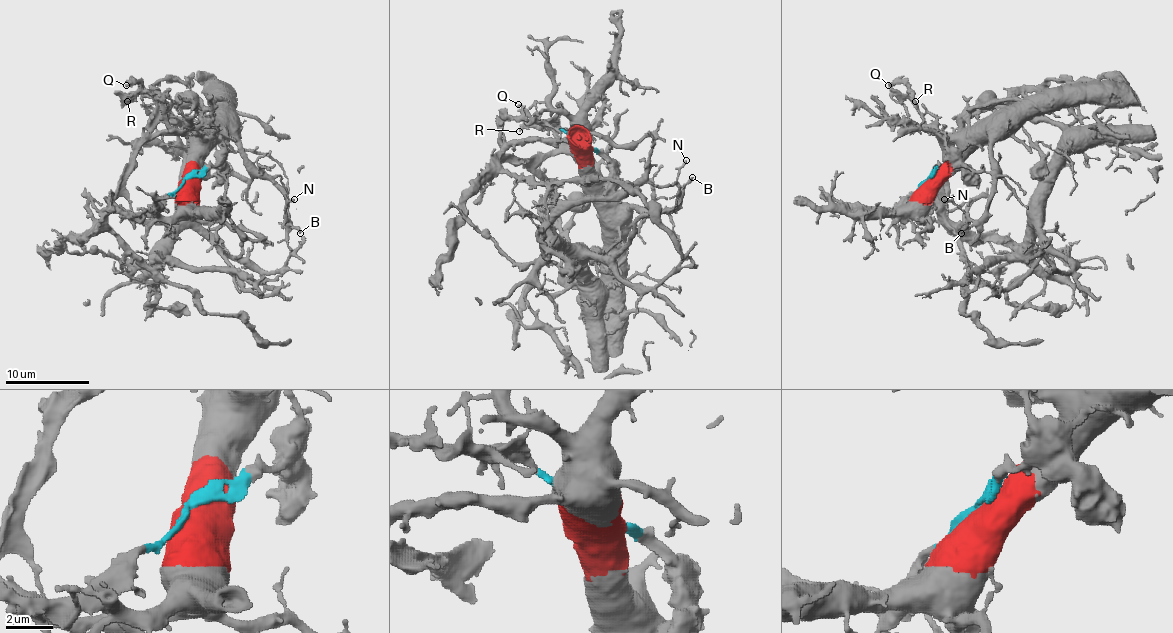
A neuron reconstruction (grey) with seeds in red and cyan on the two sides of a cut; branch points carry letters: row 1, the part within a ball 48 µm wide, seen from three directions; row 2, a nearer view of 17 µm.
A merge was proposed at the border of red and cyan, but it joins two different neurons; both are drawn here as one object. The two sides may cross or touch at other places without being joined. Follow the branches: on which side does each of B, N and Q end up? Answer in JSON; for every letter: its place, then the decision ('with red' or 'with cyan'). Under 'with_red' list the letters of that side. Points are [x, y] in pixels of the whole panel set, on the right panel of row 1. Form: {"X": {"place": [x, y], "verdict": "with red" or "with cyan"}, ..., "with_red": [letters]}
{"B": {"place": [961, 233], "verdict": "with red"}, "N": {"place": [944, 199], "verdict": "with red"}, "Q": {"place": [888, 85], "verdict": "with cyan"}, "with_red": ["B", "N"]}

